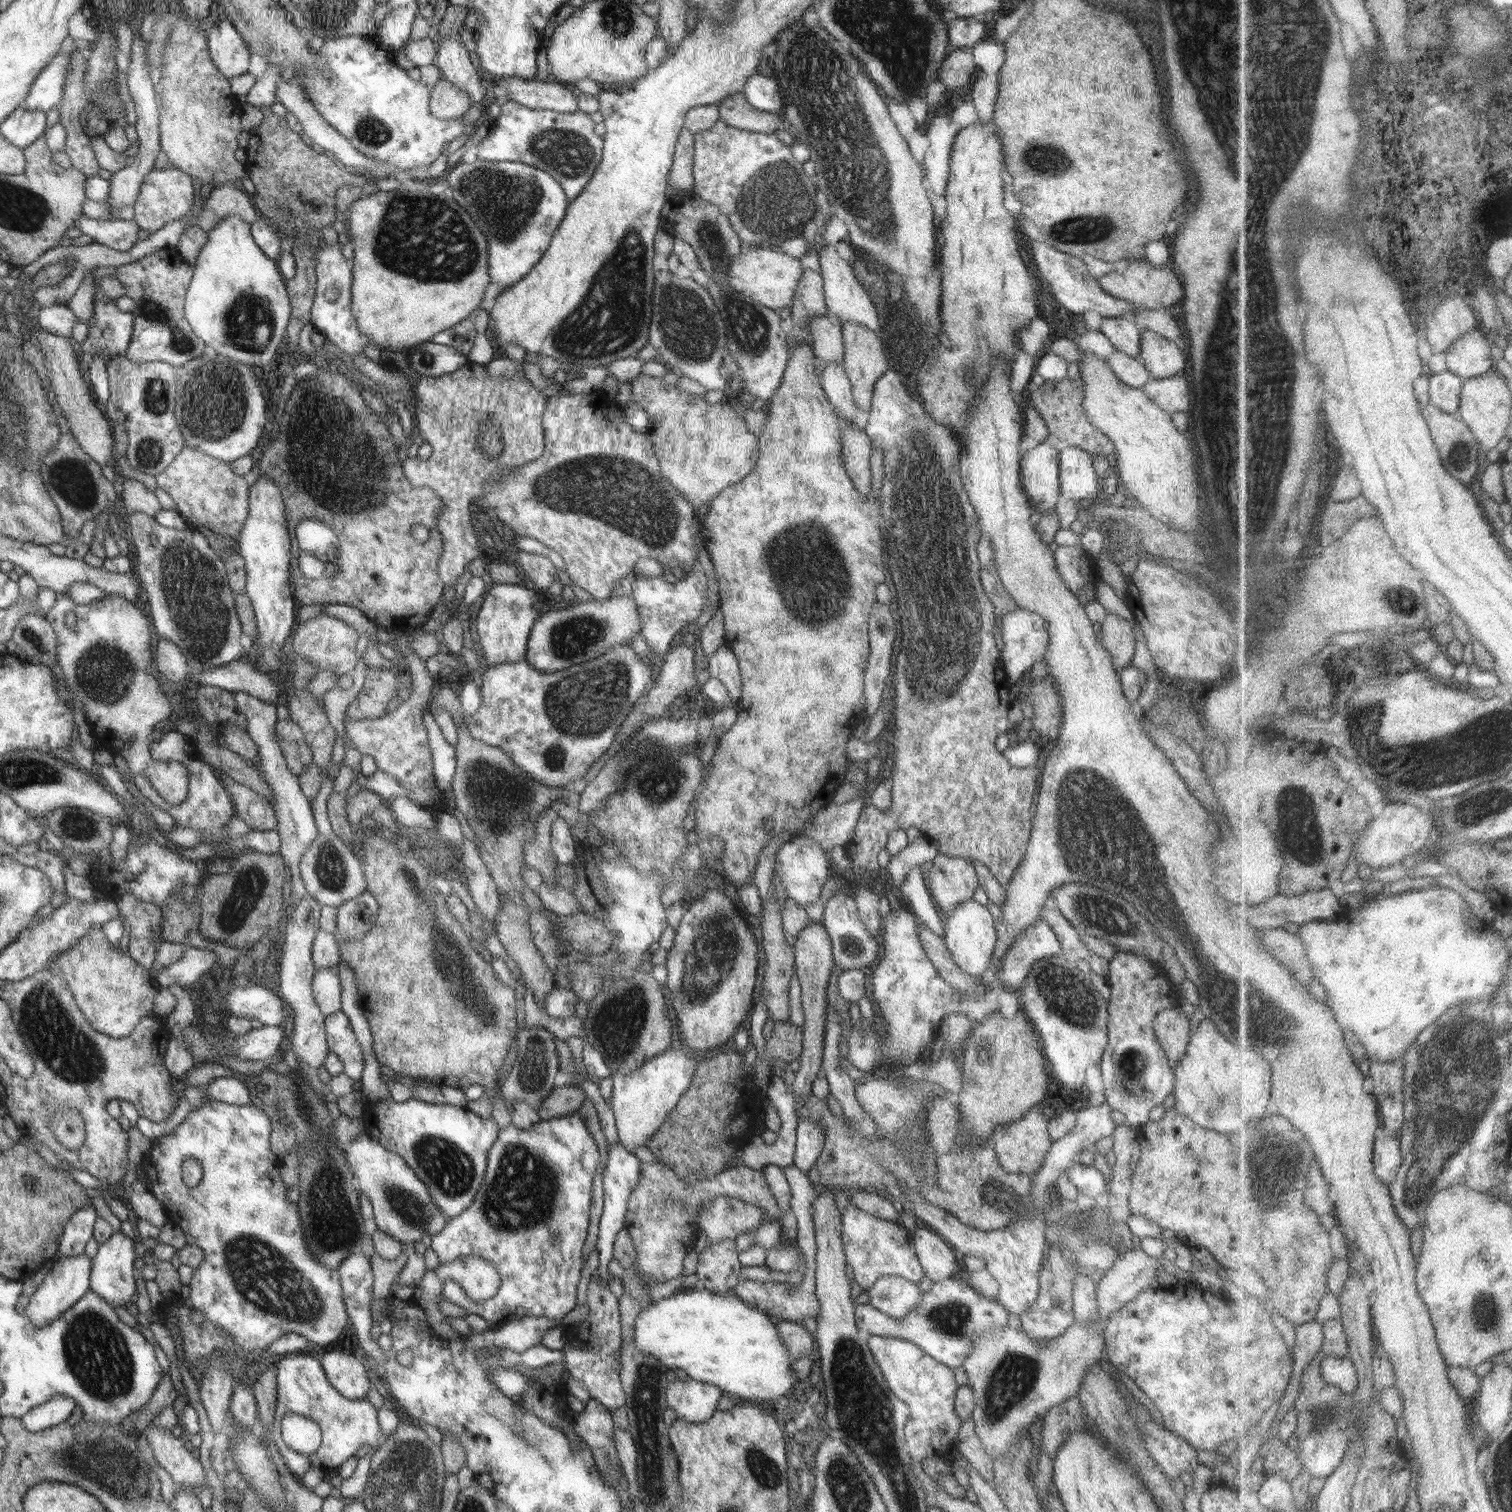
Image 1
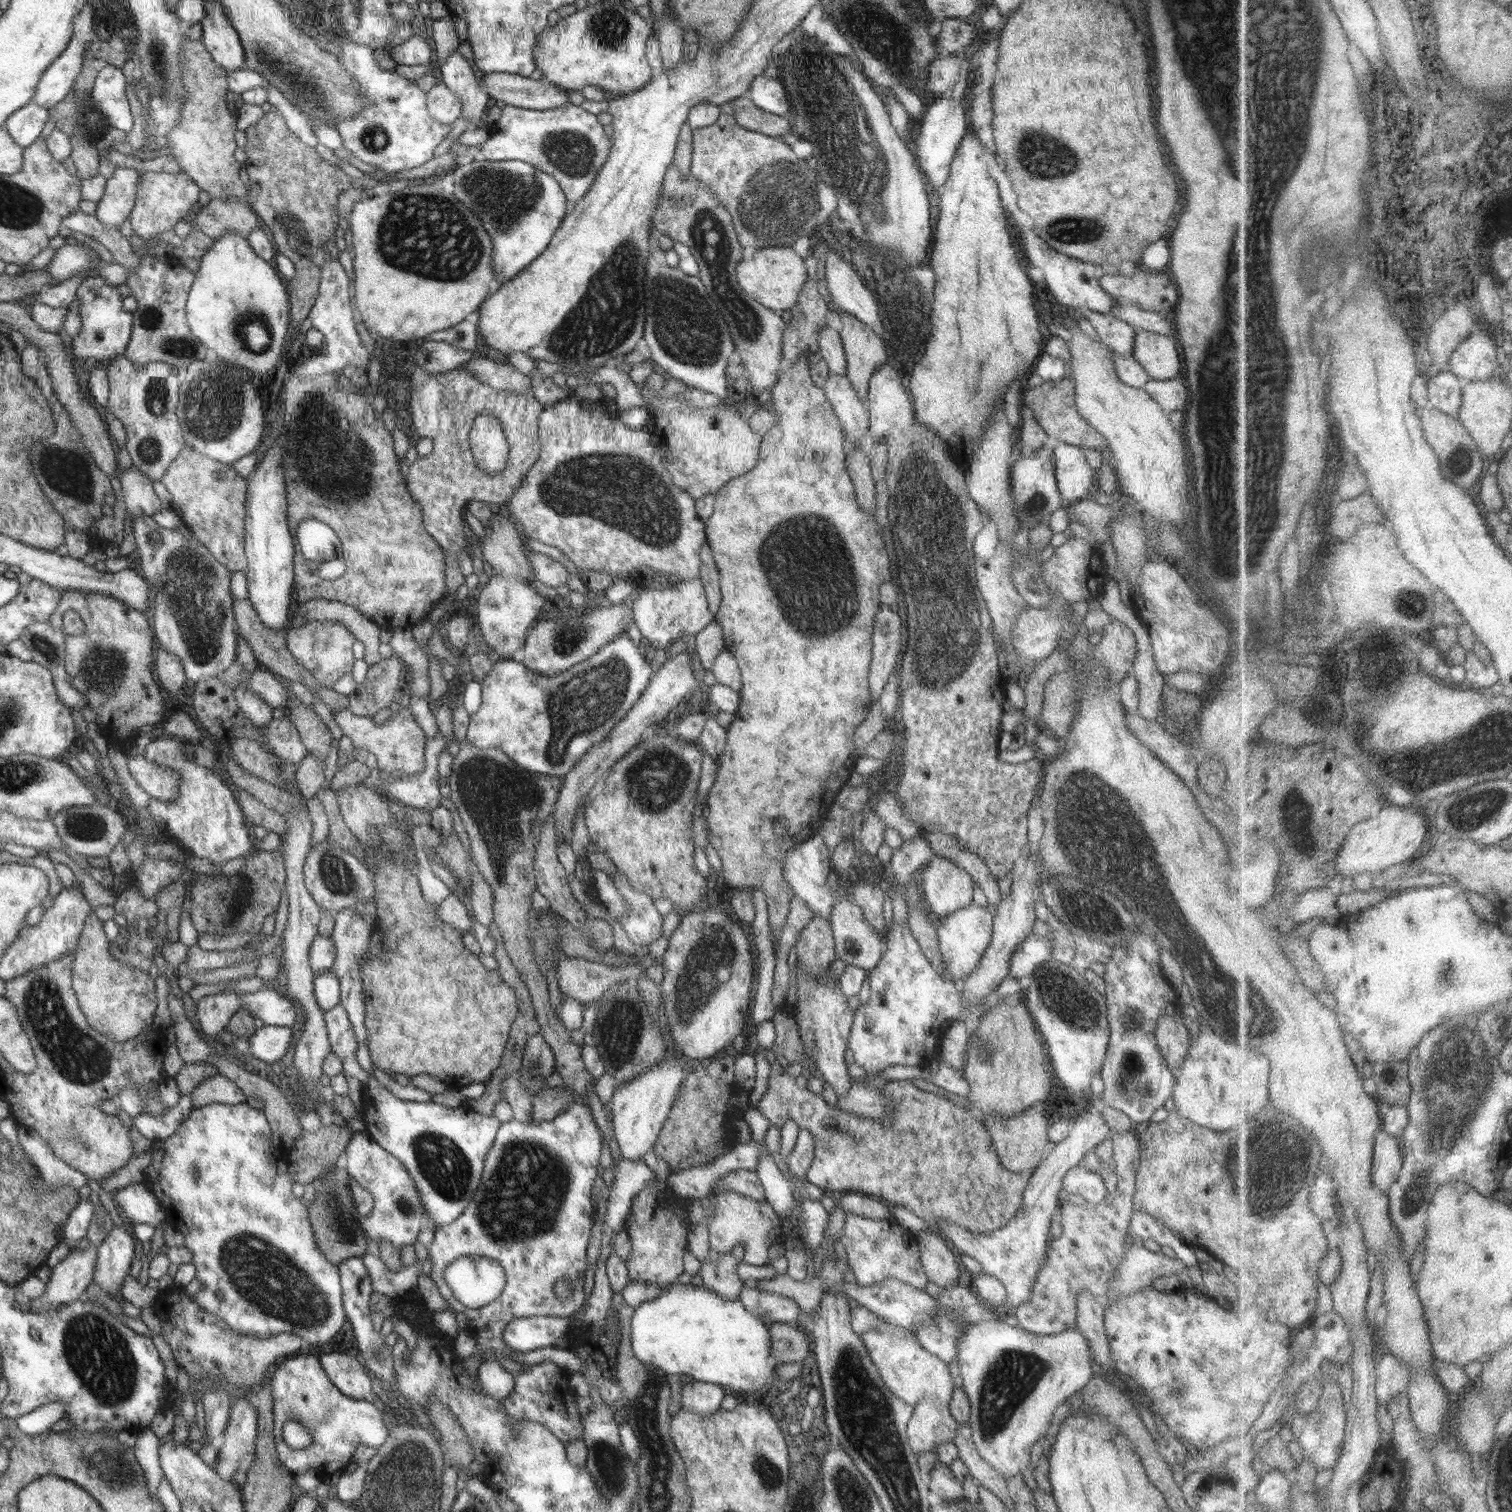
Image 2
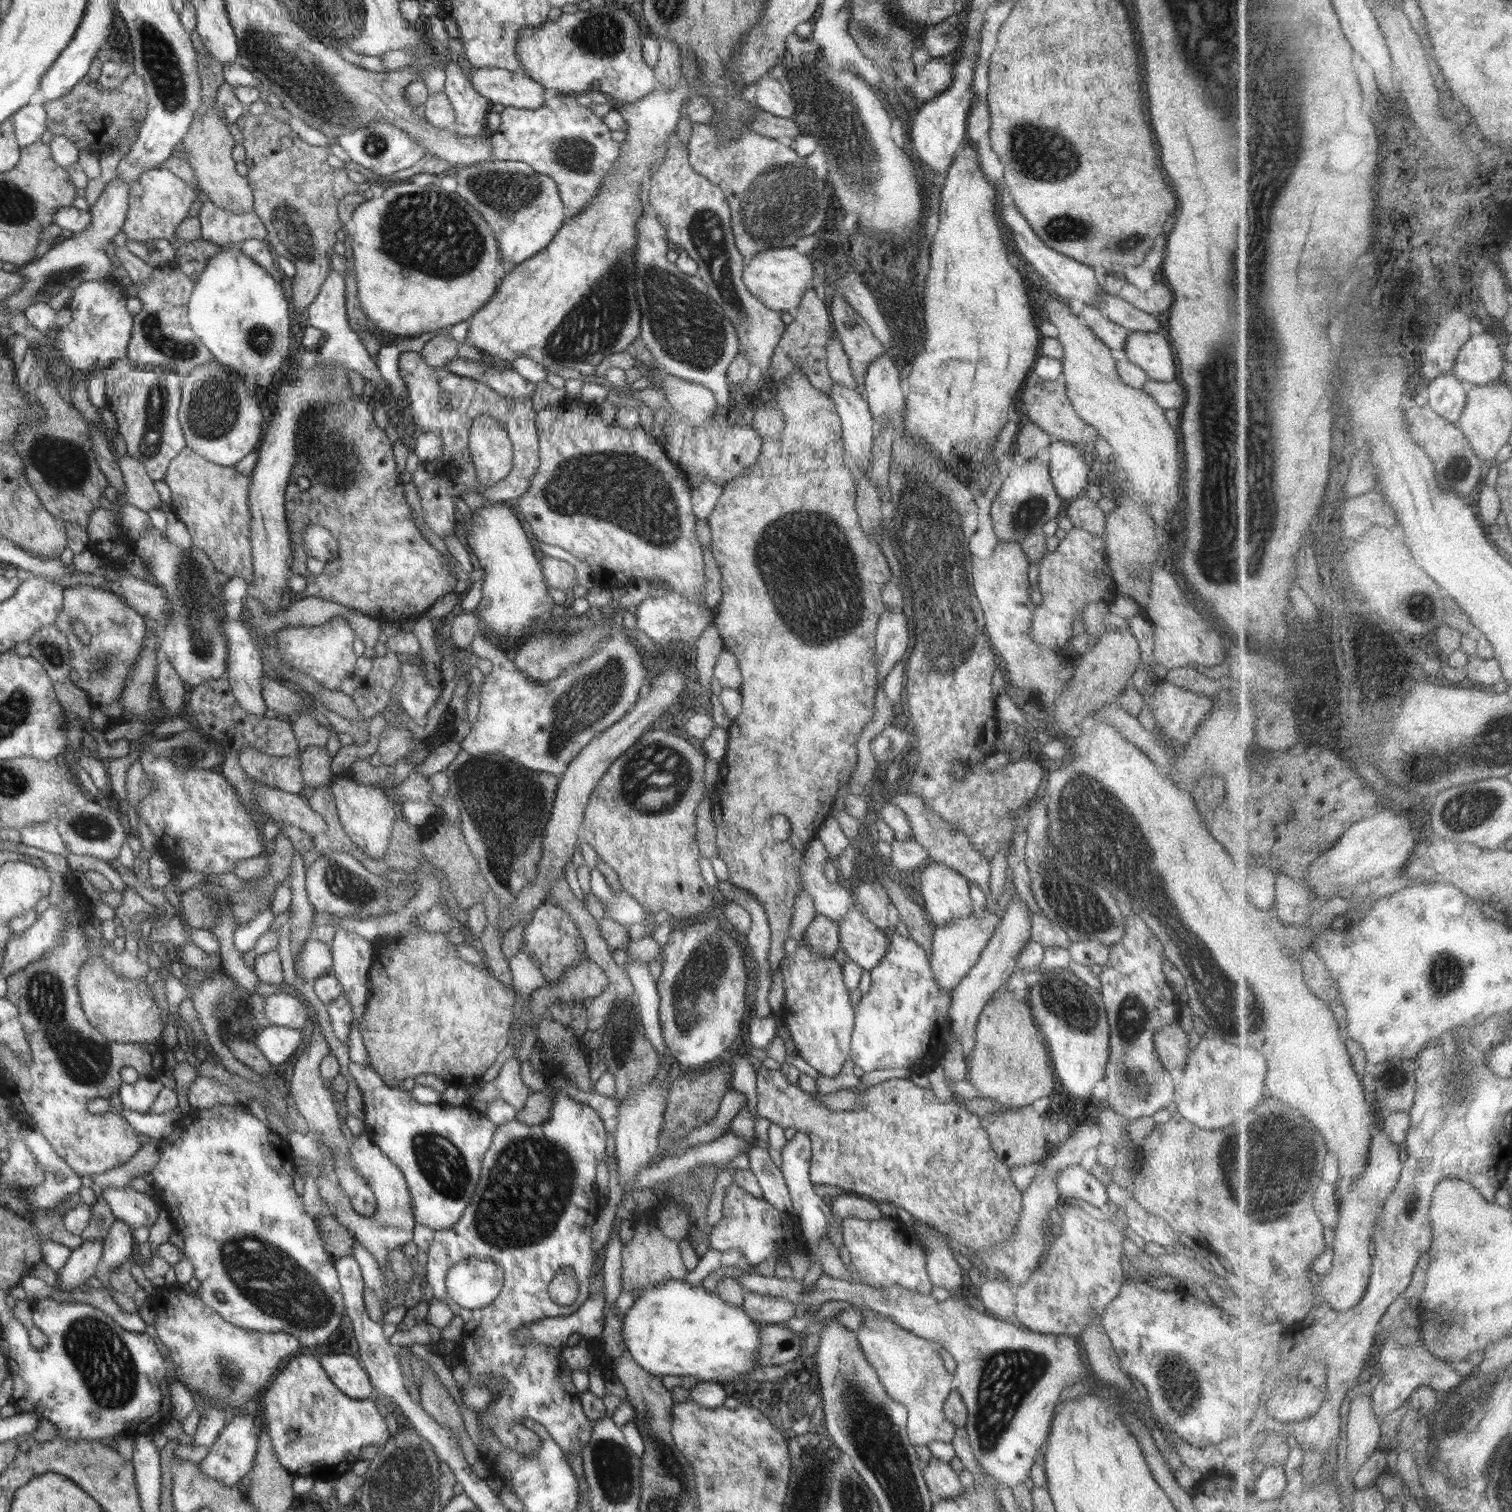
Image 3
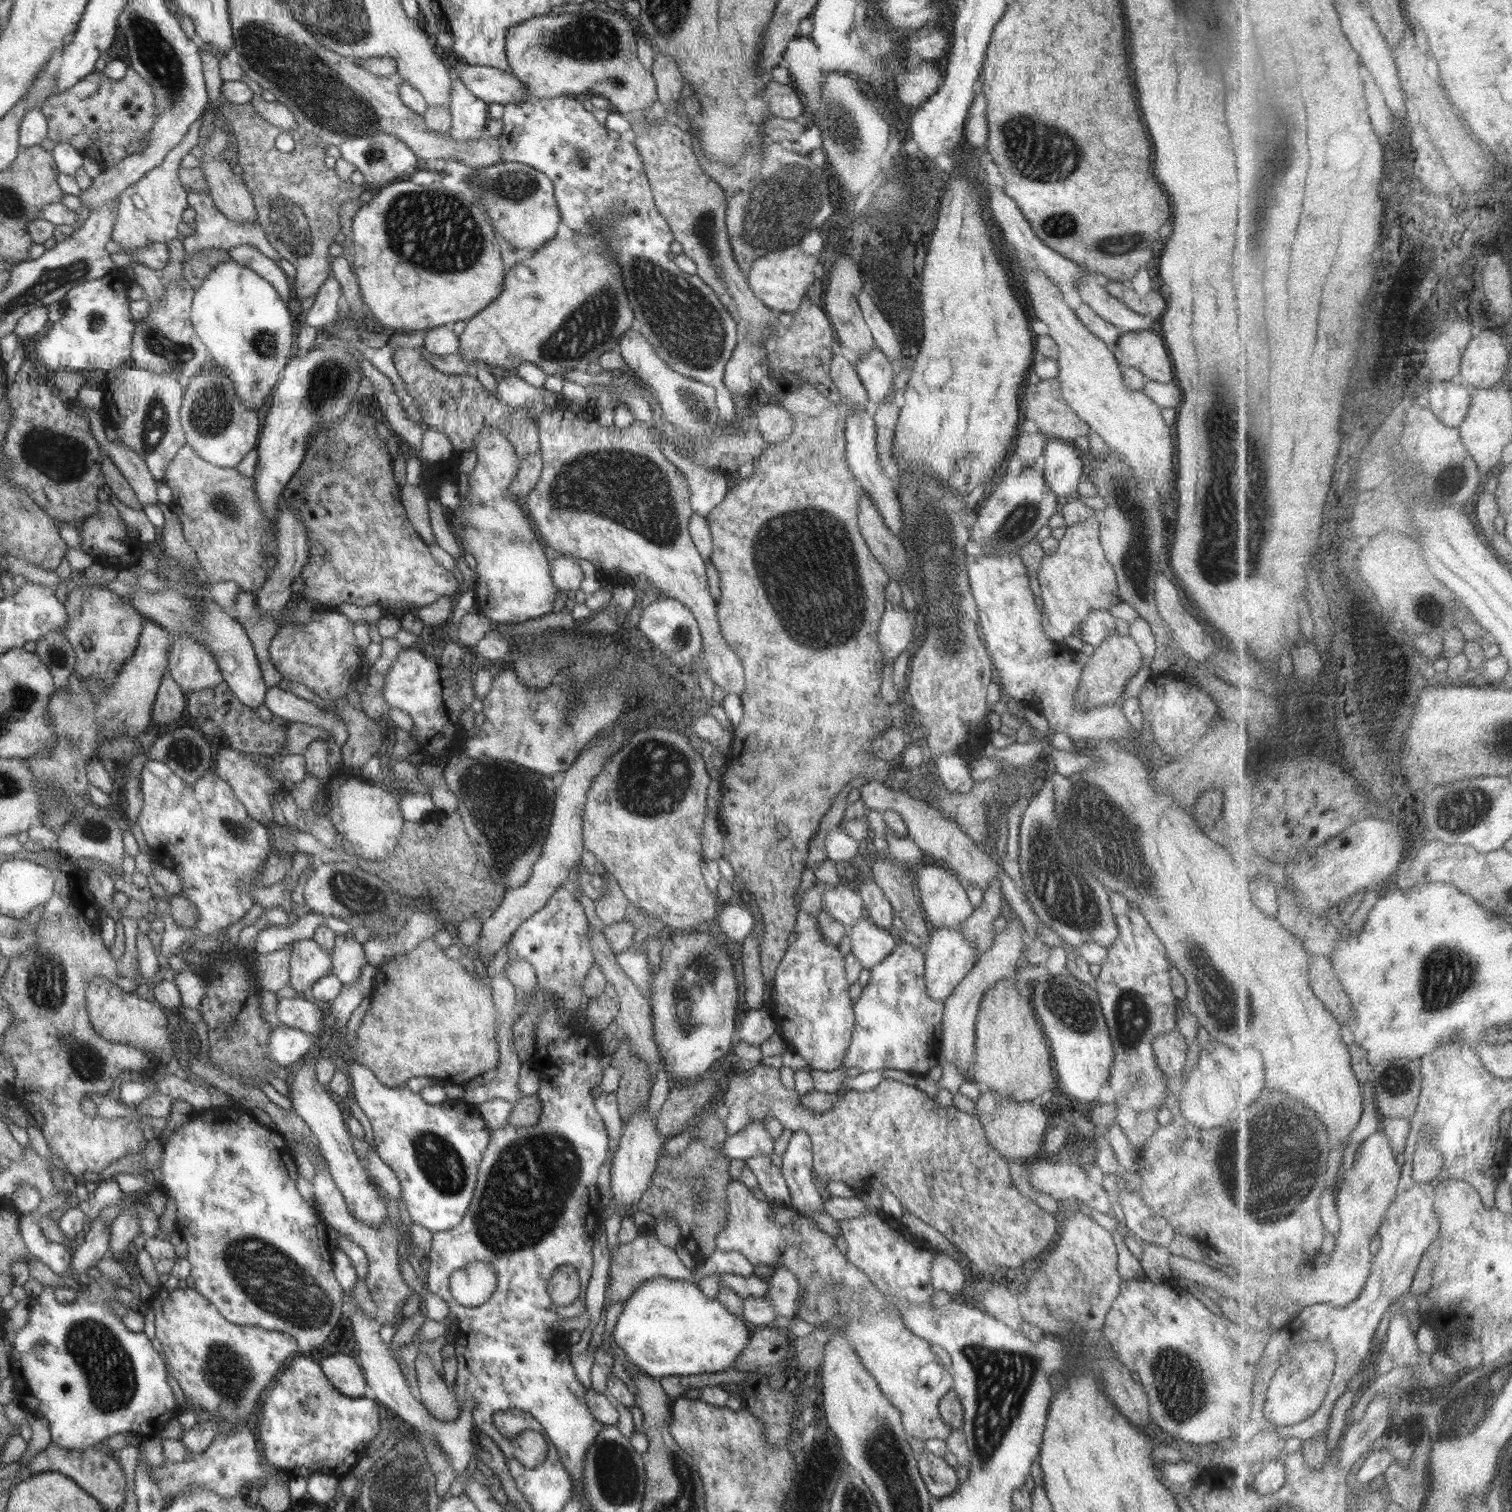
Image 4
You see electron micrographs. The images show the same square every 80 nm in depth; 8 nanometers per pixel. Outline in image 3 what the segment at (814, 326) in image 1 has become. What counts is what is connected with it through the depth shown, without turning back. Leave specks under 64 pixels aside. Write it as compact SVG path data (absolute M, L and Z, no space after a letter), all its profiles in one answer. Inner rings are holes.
M835 332L827 344L827 367L835 384L841 384L850 390L857 390L857 382L849 363L849 356L845 353L843 344Z

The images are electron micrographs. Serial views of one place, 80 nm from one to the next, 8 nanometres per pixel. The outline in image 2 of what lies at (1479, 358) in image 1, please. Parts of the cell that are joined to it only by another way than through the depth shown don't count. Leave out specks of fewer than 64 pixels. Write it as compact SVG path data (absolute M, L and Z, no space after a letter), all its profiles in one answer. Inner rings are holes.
M1477 329L1468 341L1457 348L1450 360L1449 370L1470 380L1490 380L1494 376L1502 375L1498 356L1500 356L1500 347L1496 344L1496 340L1490 334L1486 334L1486 331Z

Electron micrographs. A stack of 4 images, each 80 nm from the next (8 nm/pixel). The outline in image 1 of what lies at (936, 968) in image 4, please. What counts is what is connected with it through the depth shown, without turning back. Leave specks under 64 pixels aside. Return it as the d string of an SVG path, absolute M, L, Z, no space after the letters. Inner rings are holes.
M973 899L959 904L952 912L943 916L946 948L952 960L962 971L972 977L984 977L991 966L991 958L997 945L995 921L986 905Z

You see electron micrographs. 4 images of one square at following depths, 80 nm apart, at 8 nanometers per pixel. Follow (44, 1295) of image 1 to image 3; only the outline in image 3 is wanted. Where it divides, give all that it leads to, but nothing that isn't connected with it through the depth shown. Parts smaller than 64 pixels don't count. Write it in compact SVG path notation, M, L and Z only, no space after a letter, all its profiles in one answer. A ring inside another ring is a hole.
M88 1239L72 1250L66 1265L58 1272L59 1283L54 1289L75 1291L81 1284L88 1282L95 1275L102 1252L103 1239Z

